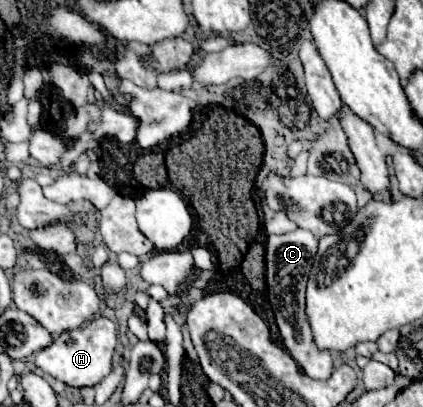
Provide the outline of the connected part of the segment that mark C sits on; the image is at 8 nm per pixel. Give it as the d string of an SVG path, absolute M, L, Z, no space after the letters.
M297 228L295 232L281 234L281 236L269 236L265 244L265 264L267 264L267 292L269 302L273 306L273 314L277 320L277 328L281 332L283 344L289 350L289 354L295 358L295 362L301 366L301 370L317 380L325 380L331 376L333 360L329 352L321 352L317 344L313 344L313 334L309 328L309 318L305 316L305 284L311 274L313 258L317 254L317 238Z

